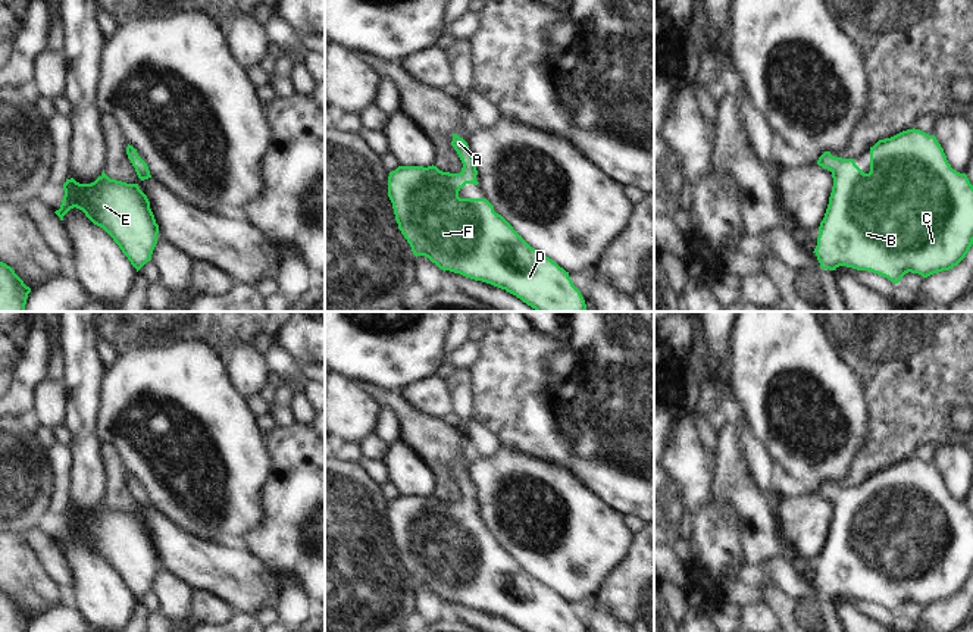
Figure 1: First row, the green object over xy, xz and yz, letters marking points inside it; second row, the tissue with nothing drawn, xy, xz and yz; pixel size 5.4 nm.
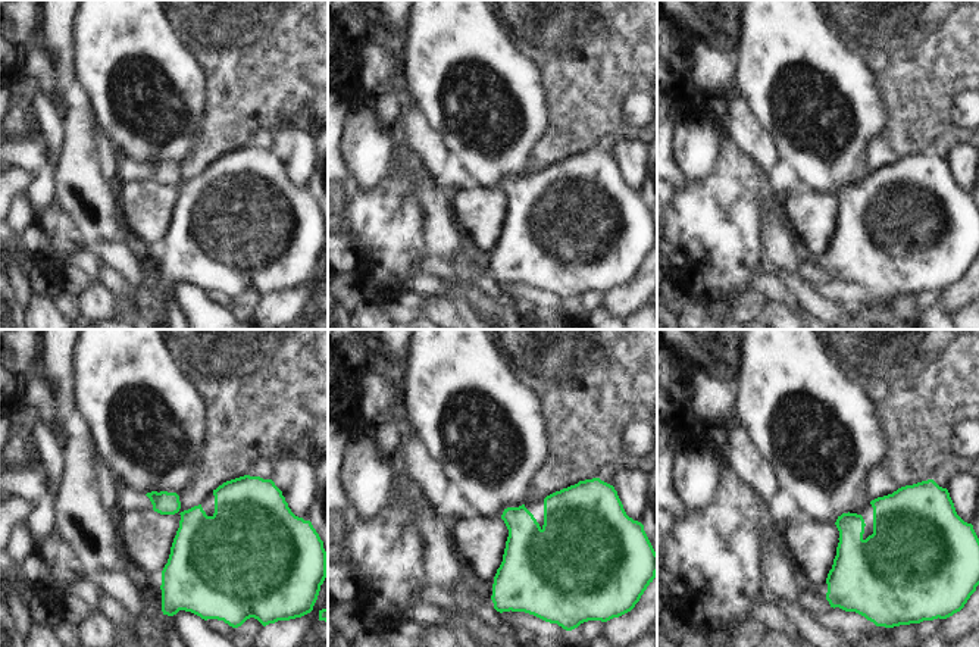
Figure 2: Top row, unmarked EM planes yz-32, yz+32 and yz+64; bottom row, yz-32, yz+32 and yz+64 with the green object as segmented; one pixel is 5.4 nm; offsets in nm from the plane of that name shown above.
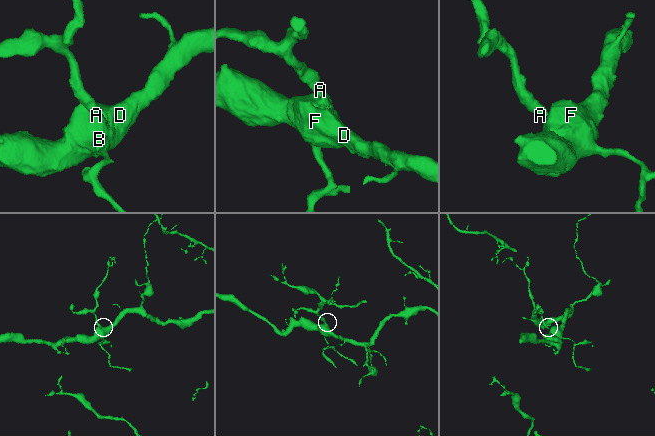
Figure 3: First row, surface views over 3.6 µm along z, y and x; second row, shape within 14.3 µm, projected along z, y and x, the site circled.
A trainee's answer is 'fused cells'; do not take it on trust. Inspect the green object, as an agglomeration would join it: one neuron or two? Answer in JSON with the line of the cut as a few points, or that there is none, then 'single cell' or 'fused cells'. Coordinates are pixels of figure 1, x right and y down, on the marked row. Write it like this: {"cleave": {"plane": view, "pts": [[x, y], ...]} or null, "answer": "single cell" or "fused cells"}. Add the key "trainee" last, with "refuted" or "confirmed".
{"cleave": null, "answer": "single cell", "trainee": "refuted"}

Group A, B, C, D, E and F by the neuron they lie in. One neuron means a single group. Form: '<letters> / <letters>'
A B C D E F

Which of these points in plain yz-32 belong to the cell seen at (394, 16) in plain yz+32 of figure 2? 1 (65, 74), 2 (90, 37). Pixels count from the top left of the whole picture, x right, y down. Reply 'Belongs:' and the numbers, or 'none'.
Belongs: 1

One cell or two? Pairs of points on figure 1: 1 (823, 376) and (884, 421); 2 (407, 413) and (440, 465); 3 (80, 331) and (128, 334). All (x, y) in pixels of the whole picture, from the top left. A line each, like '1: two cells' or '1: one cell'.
1: two cells
2: one cell
3: two cells

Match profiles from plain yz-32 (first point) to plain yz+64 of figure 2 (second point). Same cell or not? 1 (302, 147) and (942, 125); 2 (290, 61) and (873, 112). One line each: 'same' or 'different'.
1: different
2: different

